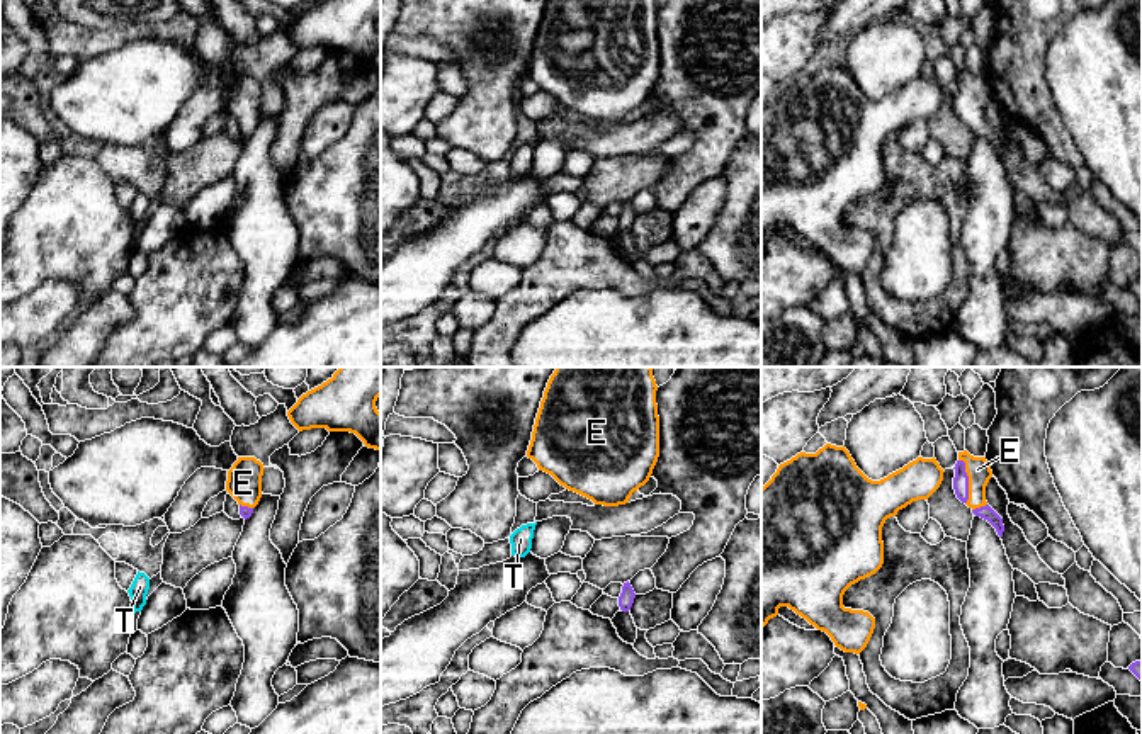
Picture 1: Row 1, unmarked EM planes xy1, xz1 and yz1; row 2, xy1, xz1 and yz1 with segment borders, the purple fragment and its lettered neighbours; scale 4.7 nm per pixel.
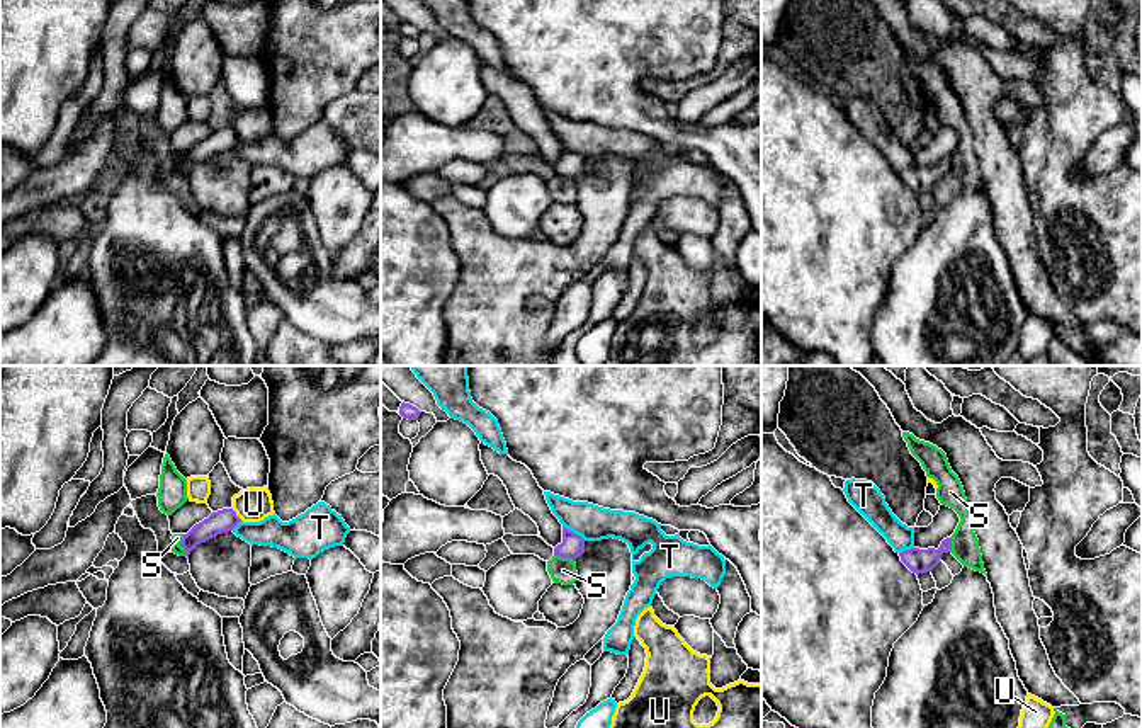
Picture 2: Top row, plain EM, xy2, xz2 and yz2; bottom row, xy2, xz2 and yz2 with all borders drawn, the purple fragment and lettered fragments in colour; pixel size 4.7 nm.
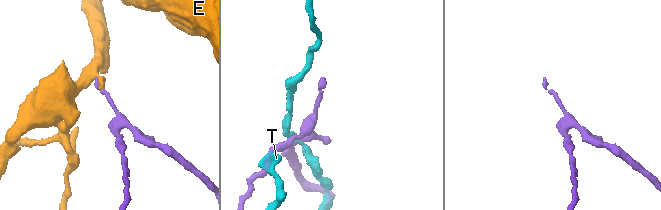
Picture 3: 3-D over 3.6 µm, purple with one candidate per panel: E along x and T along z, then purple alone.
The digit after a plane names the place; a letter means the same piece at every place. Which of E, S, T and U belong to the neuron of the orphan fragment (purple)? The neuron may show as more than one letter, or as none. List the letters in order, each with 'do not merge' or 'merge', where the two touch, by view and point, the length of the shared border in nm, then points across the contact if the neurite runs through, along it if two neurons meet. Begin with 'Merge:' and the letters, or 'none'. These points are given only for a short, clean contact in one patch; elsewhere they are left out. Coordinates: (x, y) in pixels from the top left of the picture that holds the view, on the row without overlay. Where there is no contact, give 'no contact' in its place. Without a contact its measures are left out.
Merge: E
E: merge; meets purple in yz1 at (967, 101); contact 220 nm long; runs through yz1 (961, 101), (967, 101), (978, 89)
S: do not merge; meets purple in xy2 at (180, 164); contact 110 nm long; border along xy2 (182, 153), (180, 165), (186, 174)
T: do not merge; meets purple in xz2 at (573, 152); contact 130 nm long
U: do not merge; meets purple in xy2 at (235, 133); contact 80 nm long; border along xy2 (231, 126), (242, 138)

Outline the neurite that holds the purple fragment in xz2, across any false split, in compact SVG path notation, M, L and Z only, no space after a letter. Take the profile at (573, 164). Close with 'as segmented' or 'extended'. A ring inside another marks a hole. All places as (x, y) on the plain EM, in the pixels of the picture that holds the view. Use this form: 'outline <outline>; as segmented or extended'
outline M563 146L563 162L554 167L554 175L576 179L585 172L585 158Z; as segmented

